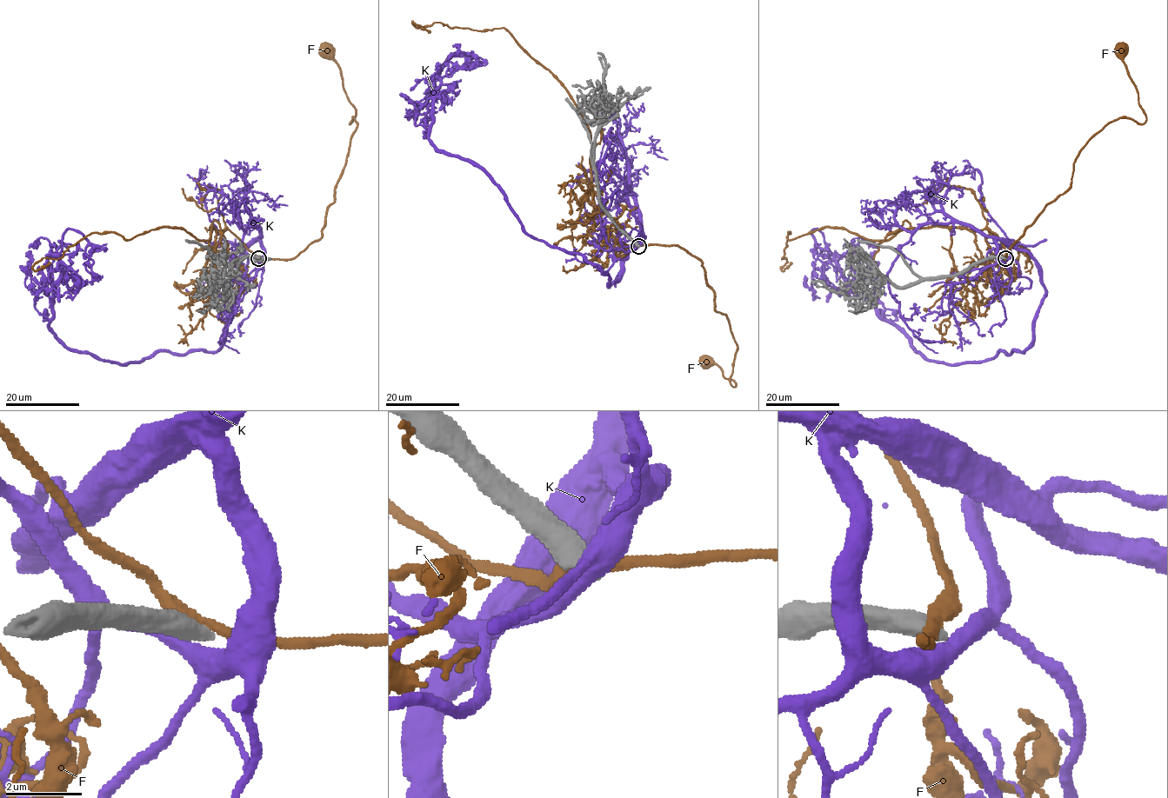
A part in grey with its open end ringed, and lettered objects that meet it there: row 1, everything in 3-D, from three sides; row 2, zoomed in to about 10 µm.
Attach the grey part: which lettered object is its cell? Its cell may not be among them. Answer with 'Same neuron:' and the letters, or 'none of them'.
Same neuron: none of them

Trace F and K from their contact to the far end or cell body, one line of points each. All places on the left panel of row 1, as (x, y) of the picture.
F: (257, 257), (294, 259), (322, 236), (334, 202), (357, 123), (339, 66), (325, 52)
K: (257, 260), (256, 239), (216, 351), (125, 364), (50, 329), (62, 236), (103, 251)

